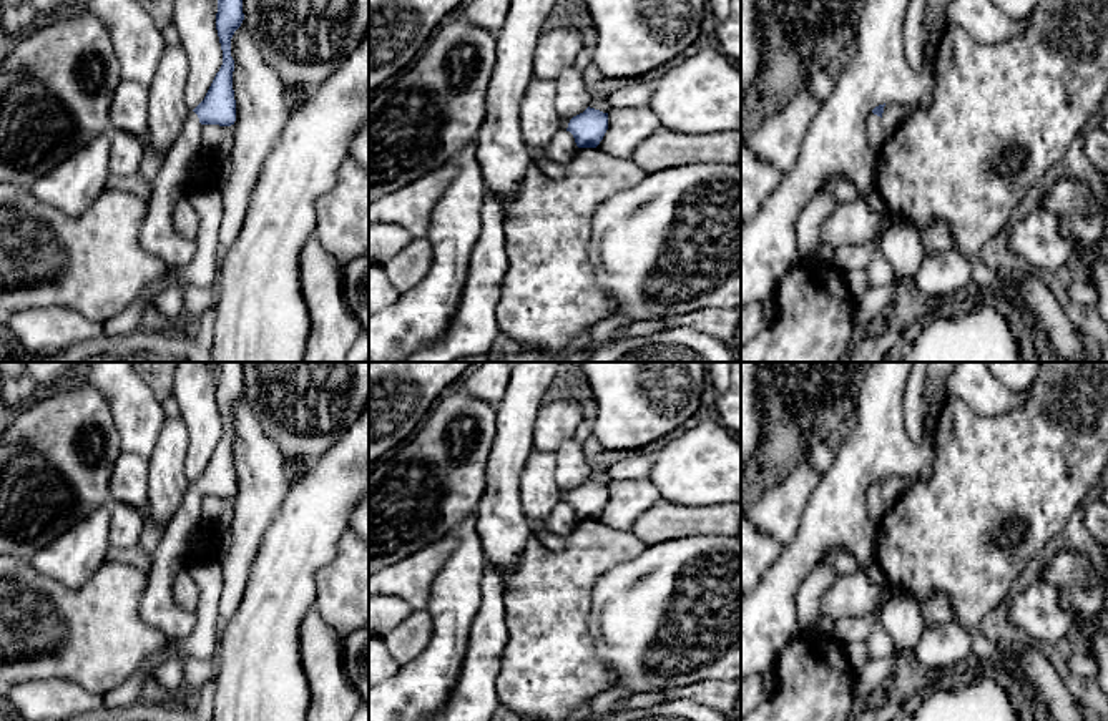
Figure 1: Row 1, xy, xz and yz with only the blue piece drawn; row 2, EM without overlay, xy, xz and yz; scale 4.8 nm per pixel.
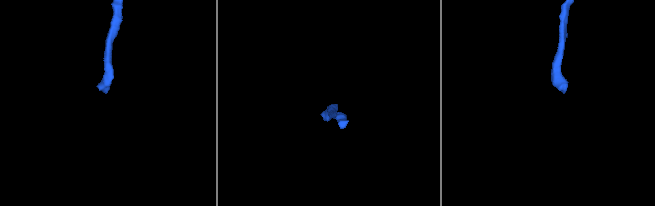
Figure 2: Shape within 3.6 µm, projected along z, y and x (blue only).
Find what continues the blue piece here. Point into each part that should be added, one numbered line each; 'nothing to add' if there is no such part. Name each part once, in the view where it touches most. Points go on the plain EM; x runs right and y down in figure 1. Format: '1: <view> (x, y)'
1: xy (158, 608)

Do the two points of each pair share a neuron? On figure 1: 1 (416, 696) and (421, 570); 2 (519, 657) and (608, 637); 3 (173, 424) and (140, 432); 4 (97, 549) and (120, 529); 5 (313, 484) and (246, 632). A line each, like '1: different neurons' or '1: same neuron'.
1: different neurons
2: different neurons
3: different neurons
4: different neurons
5: same neuron

